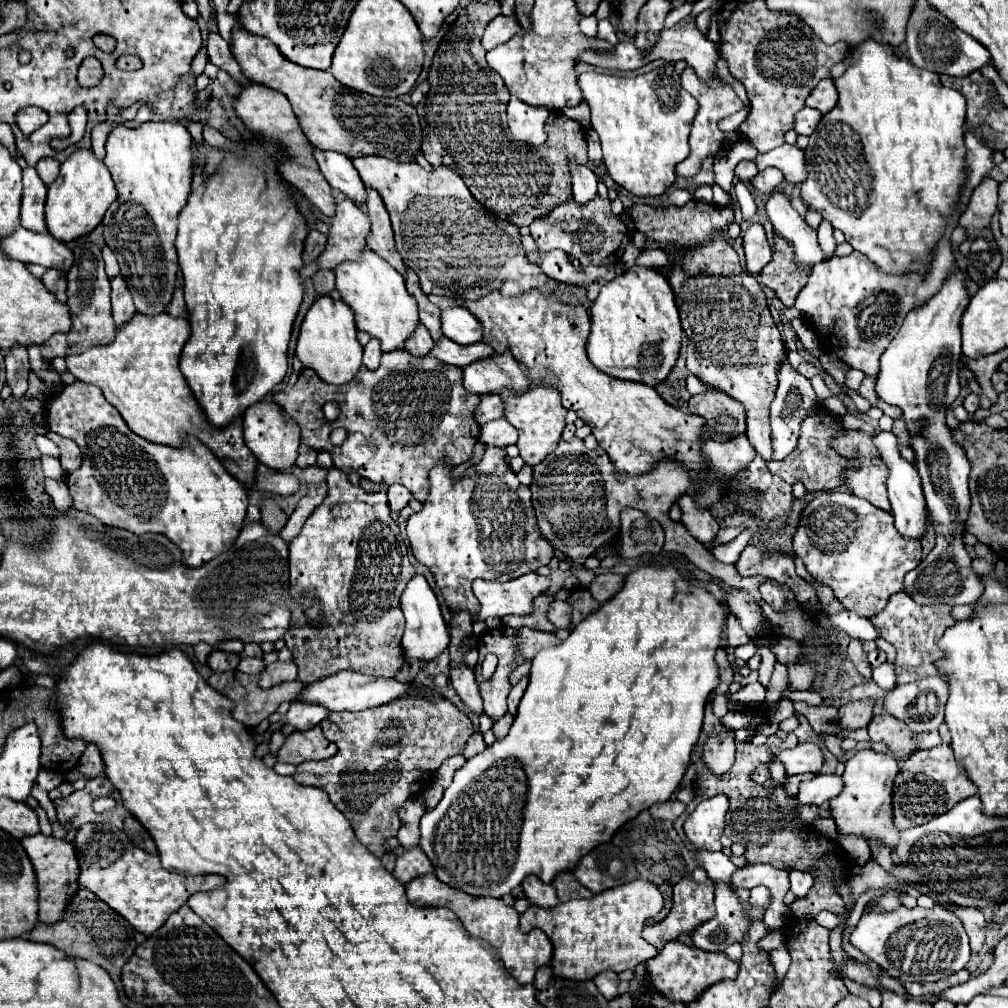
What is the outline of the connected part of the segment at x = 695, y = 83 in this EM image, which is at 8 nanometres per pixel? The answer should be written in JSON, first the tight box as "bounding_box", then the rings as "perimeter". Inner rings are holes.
{"bounding_box":[676,68,744,178],"perimeter":[[[686,68],[686,70],[684,70],[684,74],[682,74],[682,88],[688,90],[688,92],[698,100],[698,104],[700,104],[700,110],[698,110],[698,114],[696,114],[696,118],[694,118],[692,132],[690,132],[690,156],[676,166],[678,176],[682,176],[682,178],[692,178],[692,176],[696,176],[696,174],[700,172],[702,162],[704,162],[708,156],[714,156],[714,154],[716,154],[722,146],[726,146],[726,144],[740,142],[740,140],[742,140],[742,136],[738,136],[738,134],[720,132],[720,130],[718,130],[718,120],[720,120],[720,116],[728,116],[730,112],[738,112],[744,104],[742,104],[742,100],[736,96],[736,92],[732,90],[732,86],[728,86],[728,84],[718,84],[716,88],[708,88],[708,86],[696,76],[696,72],[694,72],[692,68]]]}

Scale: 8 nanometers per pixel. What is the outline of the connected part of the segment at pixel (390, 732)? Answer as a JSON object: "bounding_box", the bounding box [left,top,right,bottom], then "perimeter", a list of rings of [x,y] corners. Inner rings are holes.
{"bounding_box":[292,694,474,858],"perimeter":[[[434,694],[404,696],[364,712],[330,712],[320,728],[338,746],[338,752],[332,758],[296,766],[292,778],[324,790],[376,858],[384,856],[384,842],[398,832],[398,804],[428,788],[440,764],[460,754],[474,734],[470,718],[450,700]]]}

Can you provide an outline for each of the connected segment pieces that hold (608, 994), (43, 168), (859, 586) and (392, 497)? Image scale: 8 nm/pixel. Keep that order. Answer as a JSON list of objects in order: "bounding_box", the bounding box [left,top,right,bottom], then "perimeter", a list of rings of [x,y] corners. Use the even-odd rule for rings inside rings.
[{"bounding_box":[594,970,618,1000],"perimeter":[[[606,970],[602,974],[598,974],[594,978],[594,984],[598,988],[598,992],[606,998],[606,1000],[612,1000],[618,996],[618,974],[612,972],[612,970]]]},{"bounding_box":[36,158,60,186],"perimeter":[[[42,158],[42,160],[36,164],[36,172],[38,172],[38,176],[42,178],[42,182],[44,182],[46,186],[50,186],[50,184],[56,180],[58,172],[60,172],[60,162],[56,162],[54,158]]]},{"bounding_box":[794,492,922,618],"perimeter":[[[820,492],[804,508],[800,526],[794,534],[794,552],[802,558],[810,576],[818,582],[832,588],[834,596],[852,612],[872,618],[880,614],[888,598],[896,592],[904,592],[904,576],[908,570],[914,570],[922,560],[922,548],[918,540],[908,540],[900,536],[892,524],[892,514],[880,508],[874,508],[868,500],[858,498],[850,492]]]},{"bounding_box":[386,484,412,512],"perimeter":[[[392,484],[386,490],[386,494],[388,494],[388,504],[390,504],[392,512],[400,512],[404,506],[408,506],[408,502],[412,498],[412,494],[404,486],[400,486],[400,484]]]}]

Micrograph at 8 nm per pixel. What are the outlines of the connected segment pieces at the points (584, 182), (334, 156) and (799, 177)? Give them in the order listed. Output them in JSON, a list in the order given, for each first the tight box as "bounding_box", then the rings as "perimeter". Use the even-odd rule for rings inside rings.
[{"bounding_box":[572,164,598,204],"perimeter":[[[572,164],[572,190],[576,204],[588,204],[598,194],[598,178],[588,168]]]},{"bounding_box":[314,148,366,206],"perimeter":[[[318,148],[314,150],[314,156],[330,186],[346,194],[358,206],[362,206],[366,200],[366,186],[360,180],[360,174],[356,172],[352,160],[338,152],[324,152]]]},{"bounding_box":[754,144,806,184],"perimeter":[[[782,144],[782,146],[778,146],[766,154],[758,154],[754,162],[756,162],[758,170],[764,170],[768,166],[778,168],[784,174],[786,182],[792,182],[792,184],[804,182],[806,158],[804,158],[804,150],[798,146]]]}]

